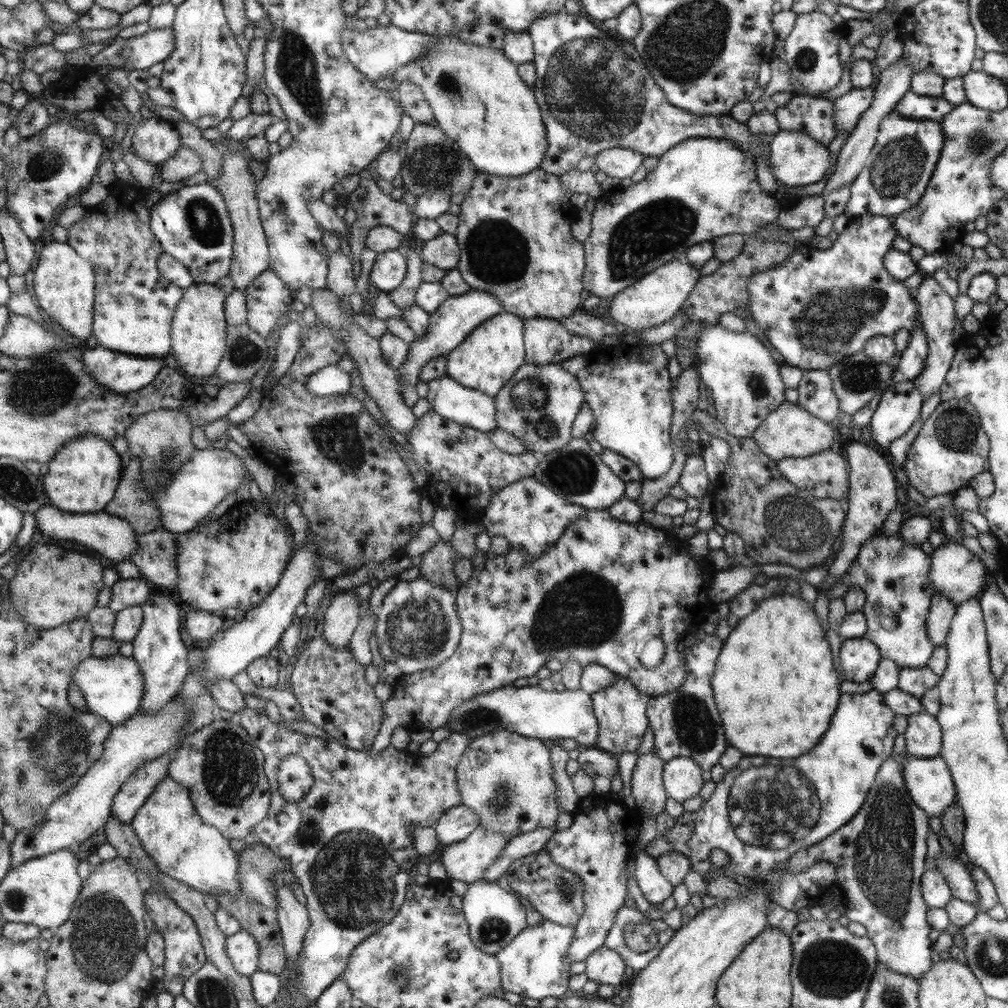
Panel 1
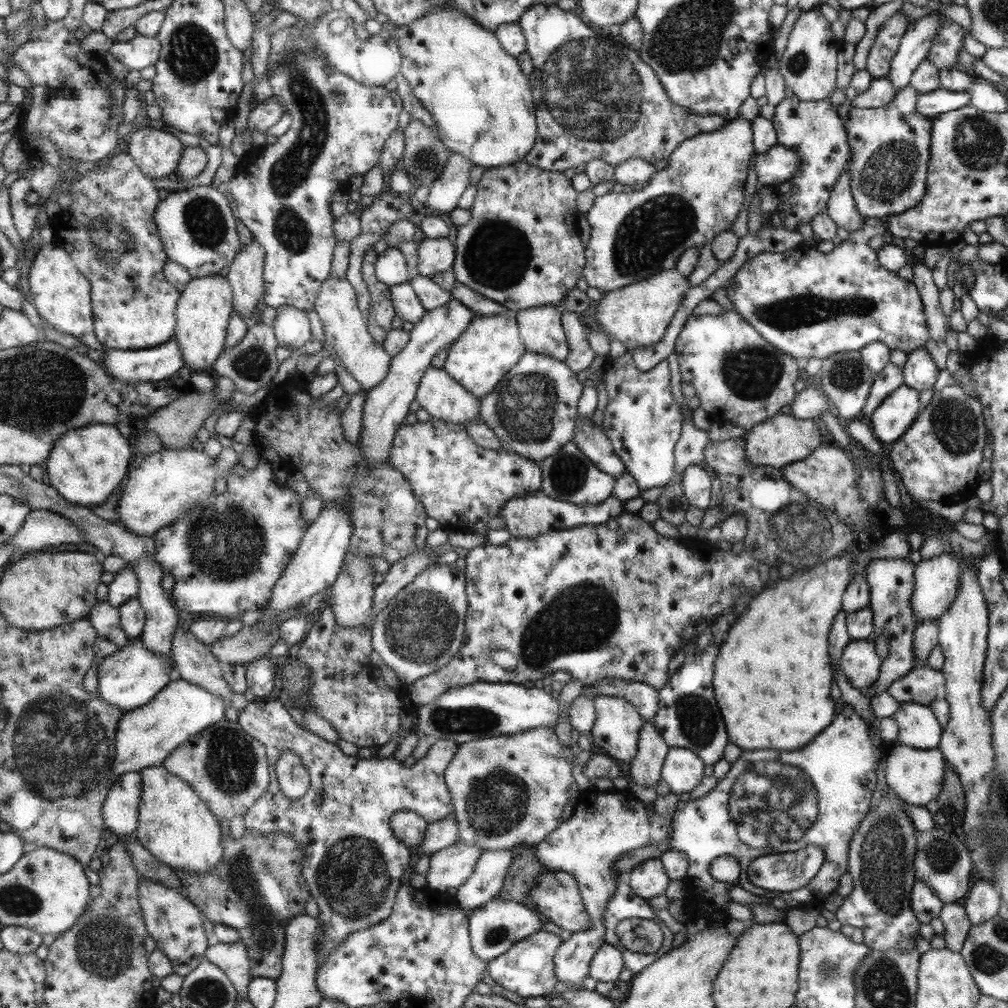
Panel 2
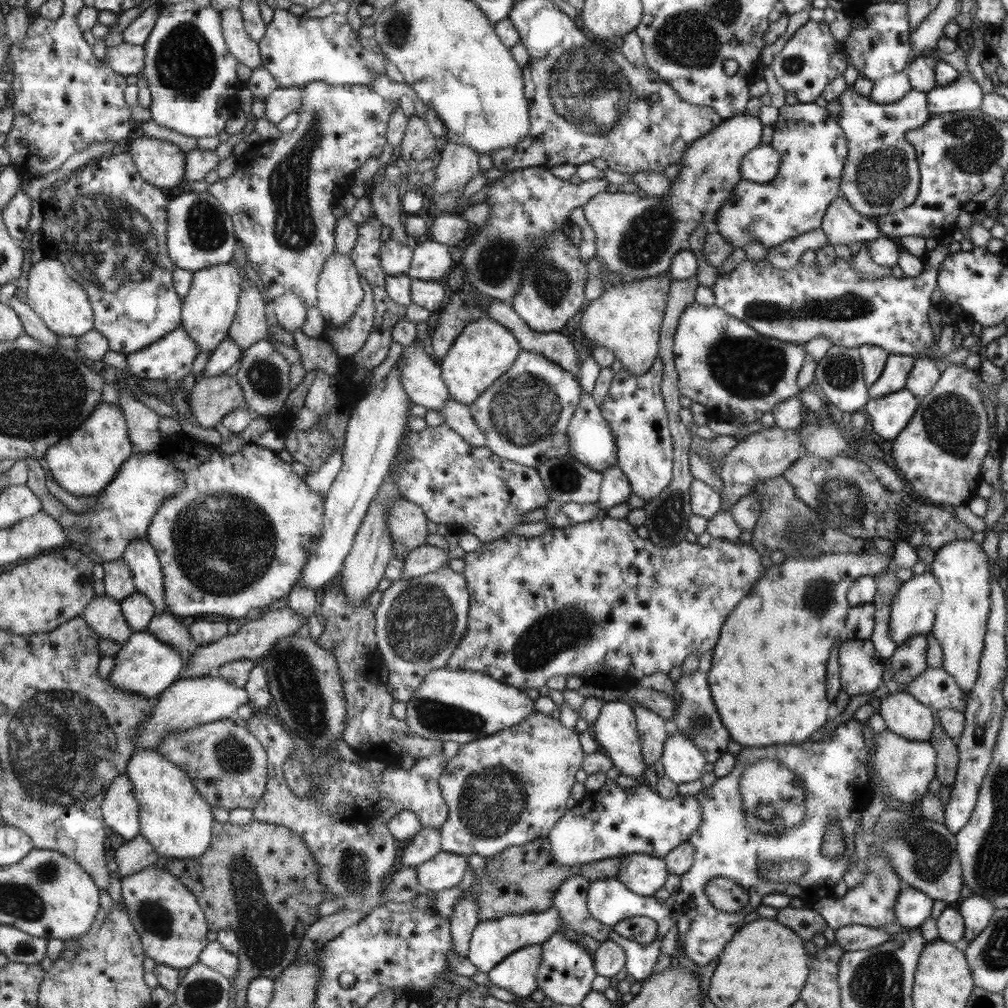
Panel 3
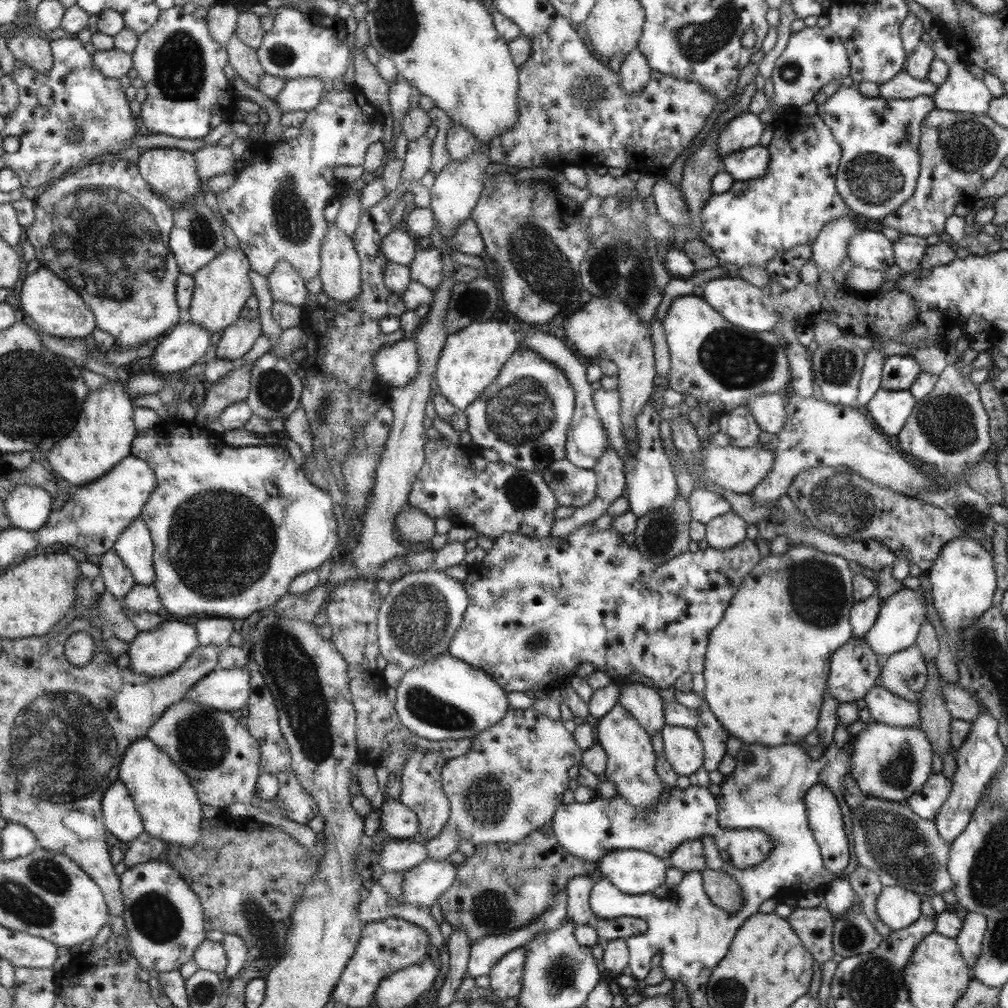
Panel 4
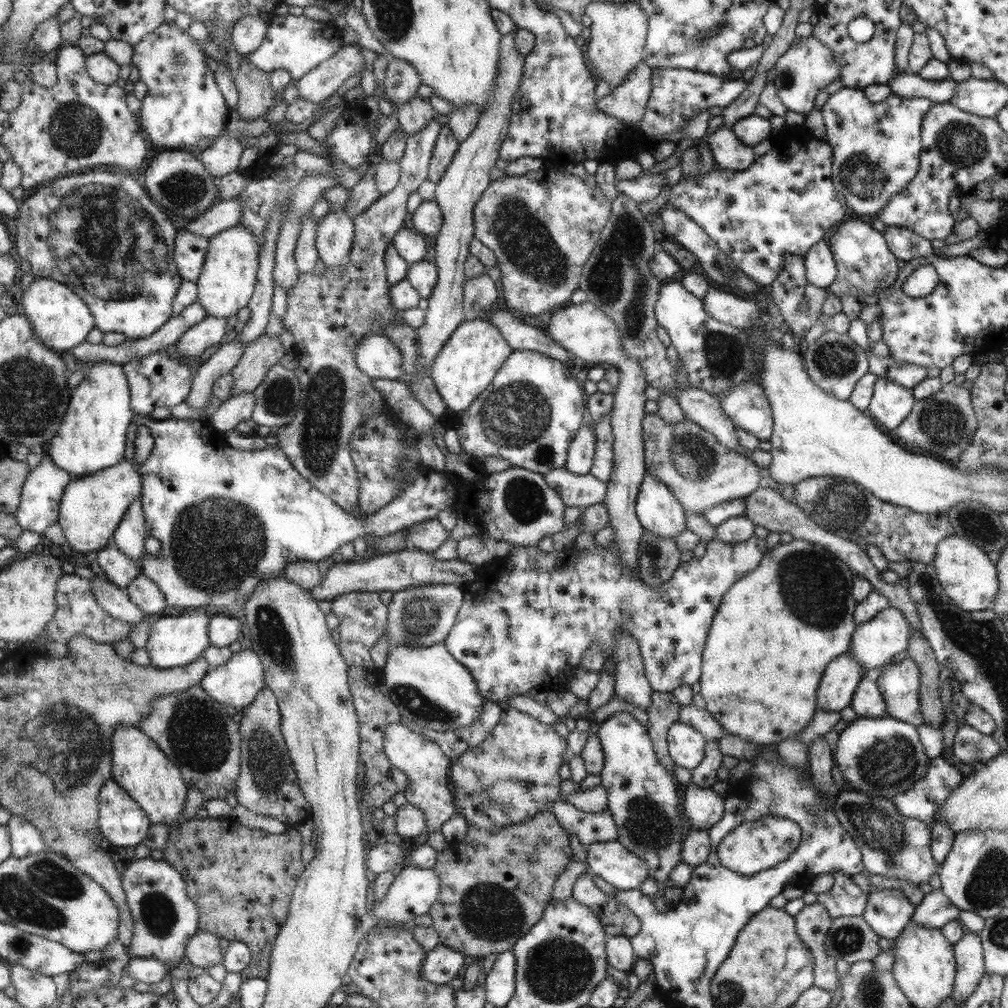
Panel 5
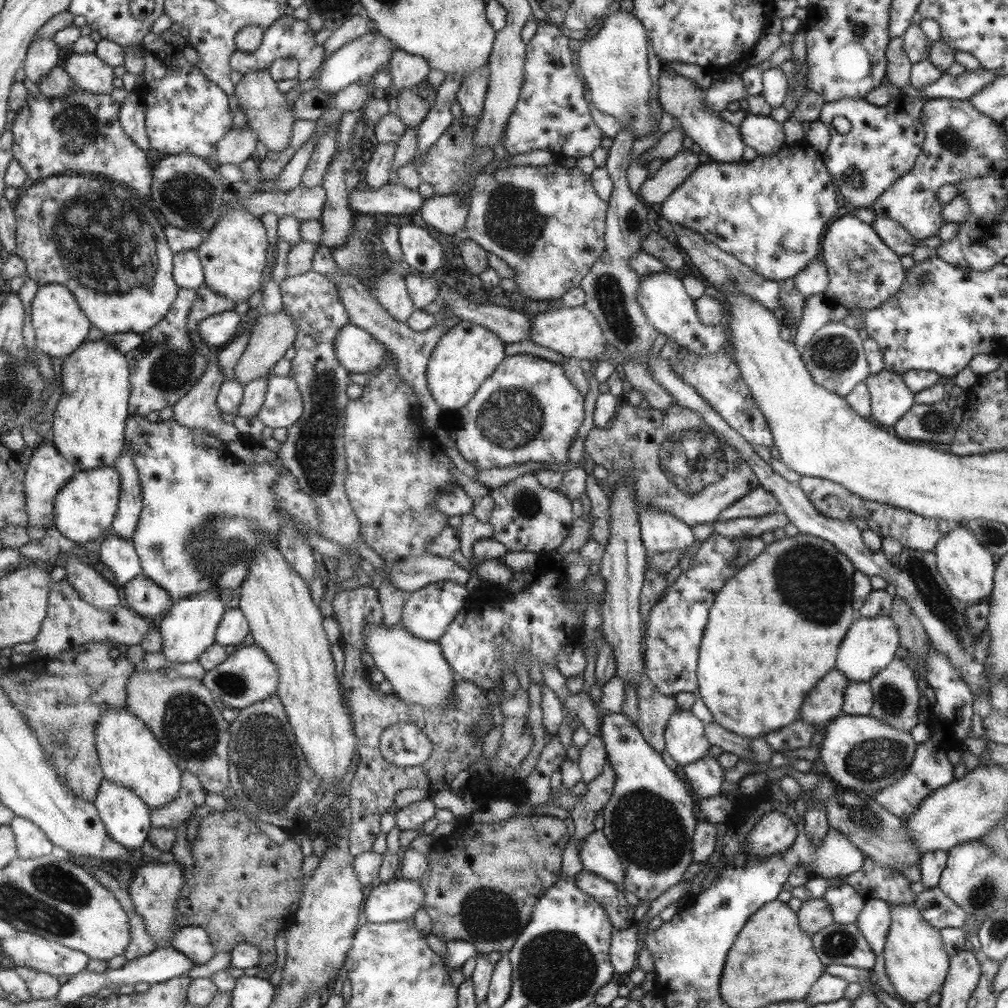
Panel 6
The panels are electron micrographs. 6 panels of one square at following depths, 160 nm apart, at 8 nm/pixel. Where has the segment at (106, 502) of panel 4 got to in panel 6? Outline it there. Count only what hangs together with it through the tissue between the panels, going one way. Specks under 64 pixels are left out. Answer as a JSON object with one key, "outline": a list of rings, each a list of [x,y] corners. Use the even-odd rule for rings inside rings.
{"outline":[[[114,466],[79,470],[56,496],[54,525],[60,533],[74,543],[85,544],[103,536],[114,523],[121,496],[121,475]]]}

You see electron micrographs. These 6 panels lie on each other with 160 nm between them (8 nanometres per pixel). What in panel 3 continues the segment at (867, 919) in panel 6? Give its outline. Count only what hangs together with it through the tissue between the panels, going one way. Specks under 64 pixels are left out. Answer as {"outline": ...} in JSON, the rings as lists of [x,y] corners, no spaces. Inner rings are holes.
{"outline":[[[900,884],[894,906],[894,919],[899,926],[917,929],[930,915],[931,910],[932,898],[907,884]]]}

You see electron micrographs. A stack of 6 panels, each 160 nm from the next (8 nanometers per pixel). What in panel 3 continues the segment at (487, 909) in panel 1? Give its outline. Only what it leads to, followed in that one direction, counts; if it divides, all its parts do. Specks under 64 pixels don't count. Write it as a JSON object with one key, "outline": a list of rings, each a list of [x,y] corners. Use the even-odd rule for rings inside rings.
{"outline":[[[549,908],[540,913],[508,914],[495,920],[479,921],[469,940],[466,958],[479,972],[490,972],[504,958],[524,946],[545,943],[555,930],[562,930],[563,924],[556,908]]]}

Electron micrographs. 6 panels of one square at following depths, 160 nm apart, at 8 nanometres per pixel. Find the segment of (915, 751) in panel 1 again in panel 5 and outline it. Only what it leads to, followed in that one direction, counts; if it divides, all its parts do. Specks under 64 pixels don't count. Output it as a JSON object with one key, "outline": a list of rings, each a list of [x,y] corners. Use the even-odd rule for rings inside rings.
{"outline":[[[866,677],[861,678],[853,694],[851,708],[857,717],[883,718],[887,716],[887,706],[876,682],[871,682]]]}

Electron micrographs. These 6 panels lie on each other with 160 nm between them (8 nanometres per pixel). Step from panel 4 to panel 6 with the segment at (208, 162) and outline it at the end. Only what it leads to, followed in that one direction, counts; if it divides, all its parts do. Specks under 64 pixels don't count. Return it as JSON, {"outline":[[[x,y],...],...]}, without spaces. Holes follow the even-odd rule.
{"outline":[[[249,125],[240,129],[233,128],[220,142],[214,165],[219,168],[225,164],[243,164],[251,158],[260,143],[258,134]]]}

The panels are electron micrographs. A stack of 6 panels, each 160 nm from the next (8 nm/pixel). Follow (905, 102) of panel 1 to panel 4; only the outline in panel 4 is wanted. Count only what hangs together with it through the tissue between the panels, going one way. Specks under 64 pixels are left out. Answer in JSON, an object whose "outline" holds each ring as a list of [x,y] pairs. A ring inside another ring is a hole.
{"outline":[[[944,38],[933,41],[931,47],[934,56],[948,68],[945,82],[937,86],[932,96],[936,108],[986,114],[993,96],[984,82],[969,73],[961,63],[961,56]]]}

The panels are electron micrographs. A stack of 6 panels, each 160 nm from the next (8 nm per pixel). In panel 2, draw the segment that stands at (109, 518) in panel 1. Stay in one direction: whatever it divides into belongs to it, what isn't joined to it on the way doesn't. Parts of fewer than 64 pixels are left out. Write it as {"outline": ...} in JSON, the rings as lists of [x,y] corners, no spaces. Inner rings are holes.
{"outline":[[[32,510],[20,531],[5,543],[13,546],[15,554],[11,560],[15,560],[16,563],[29,552],[46,552],[48,548],[55,548],[59,544],[79,544],[82,542],[86,542],[82,532],[68,518],[49,510]]]}

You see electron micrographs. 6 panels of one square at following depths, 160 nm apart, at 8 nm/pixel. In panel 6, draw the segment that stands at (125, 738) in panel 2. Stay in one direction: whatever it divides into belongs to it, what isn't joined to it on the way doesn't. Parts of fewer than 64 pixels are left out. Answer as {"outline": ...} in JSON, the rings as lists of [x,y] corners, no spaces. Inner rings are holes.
{"outline":[[[257,645],[240,646],[230,654],[228,660],[217,666],[214,670],[207,671],[202,682],[213,692],[225,706],[244,709],[257,702],[264,702],[277,696],[279,693],[279,670],[273,660]]]}

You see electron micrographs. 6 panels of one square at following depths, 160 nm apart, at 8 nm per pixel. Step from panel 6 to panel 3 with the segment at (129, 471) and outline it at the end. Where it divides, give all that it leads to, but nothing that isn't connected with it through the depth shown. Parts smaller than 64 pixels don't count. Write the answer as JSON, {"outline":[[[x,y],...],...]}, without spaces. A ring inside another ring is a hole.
{"outline":[[[148,537],[131,541],[123,557],[133,571],[139,592],[153,601],[157,613],[167,612],[162,564]]]}

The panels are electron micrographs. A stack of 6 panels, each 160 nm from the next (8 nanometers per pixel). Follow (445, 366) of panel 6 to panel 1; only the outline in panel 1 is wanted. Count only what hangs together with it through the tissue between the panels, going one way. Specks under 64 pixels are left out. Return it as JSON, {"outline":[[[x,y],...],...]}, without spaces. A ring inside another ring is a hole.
{"outline":[[[500,312],[489,318],[465,337],[463,342],[446,354],[446,374],[457,384],[494,397],[511,378],[517,369],[525,363],[524,320],[516,315]]]}

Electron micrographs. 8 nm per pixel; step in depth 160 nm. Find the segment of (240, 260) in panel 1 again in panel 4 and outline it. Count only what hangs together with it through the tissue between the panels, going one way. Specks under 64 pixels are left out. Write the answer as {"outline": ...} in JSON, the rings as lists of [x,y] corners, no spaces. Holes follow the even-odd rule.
{"outline":[[[259,317],[251,321],[239,318],[239,321],[224,330],[215,357],[239,362],[256,345],[263,333]]]}

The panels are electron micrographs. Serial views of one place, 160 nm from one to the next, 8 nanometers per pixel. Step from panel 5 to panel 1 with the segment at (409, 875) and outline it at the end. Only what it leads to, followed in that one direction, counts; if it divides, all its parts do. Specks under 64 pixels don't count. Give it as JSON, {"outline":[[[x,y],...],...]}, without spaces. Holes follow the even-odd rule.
{"outline":[[[478,826],[461,842],[445,846],[440,860],[448,880],[461,880],[467,885],[480,880],[507,841],[501,834],[492,834]]]}

